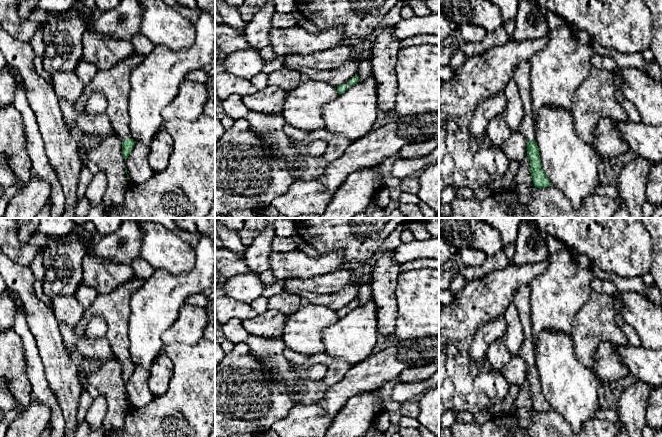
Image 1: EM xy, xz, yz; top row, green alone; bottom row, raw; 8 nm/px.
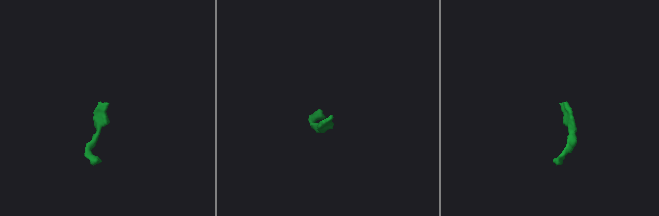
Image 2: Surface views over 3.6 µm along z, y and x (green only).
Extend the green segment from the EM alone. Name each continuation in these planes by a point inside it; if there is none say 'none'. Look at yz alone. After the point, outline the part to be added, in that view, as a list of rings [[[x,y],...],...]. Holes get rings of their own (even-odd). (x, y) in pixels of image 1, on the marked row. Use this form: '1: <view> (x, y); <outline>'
1: yz (521, 76); [[[530,61],[520,63],[513,74],[513,80],[518,86],[520,97],[524,105],[524,117],[518,130],[527,141],[535,140],[534,120],[532,115],[532,94],[530,89]]]

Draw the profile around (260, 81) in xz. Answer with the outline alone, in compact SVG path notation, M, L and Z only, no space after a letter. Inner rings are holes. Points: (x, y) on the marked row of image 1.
M258 73L250 81L257 90L263 90L268 86L268 74Z

